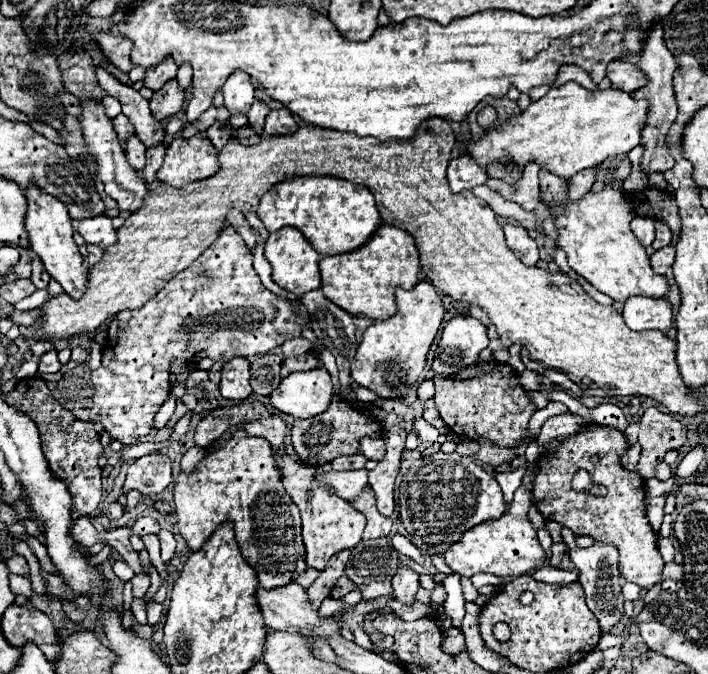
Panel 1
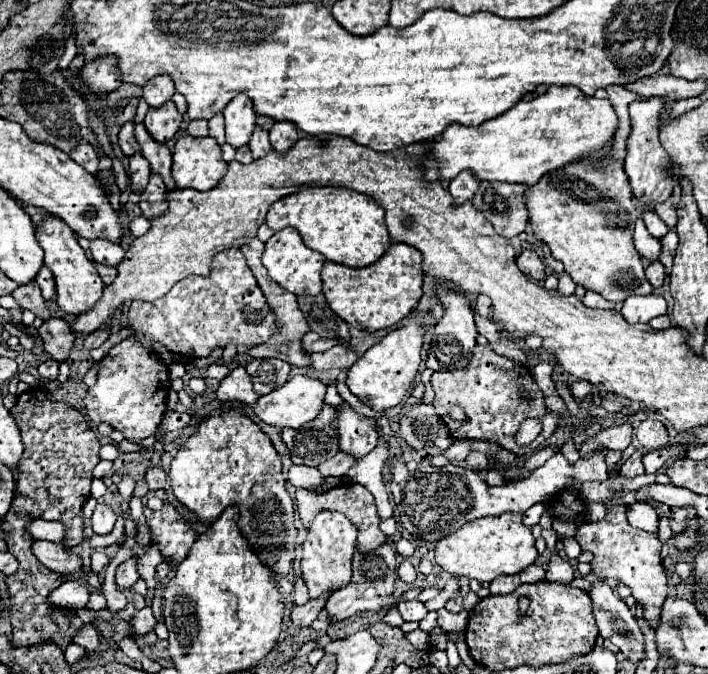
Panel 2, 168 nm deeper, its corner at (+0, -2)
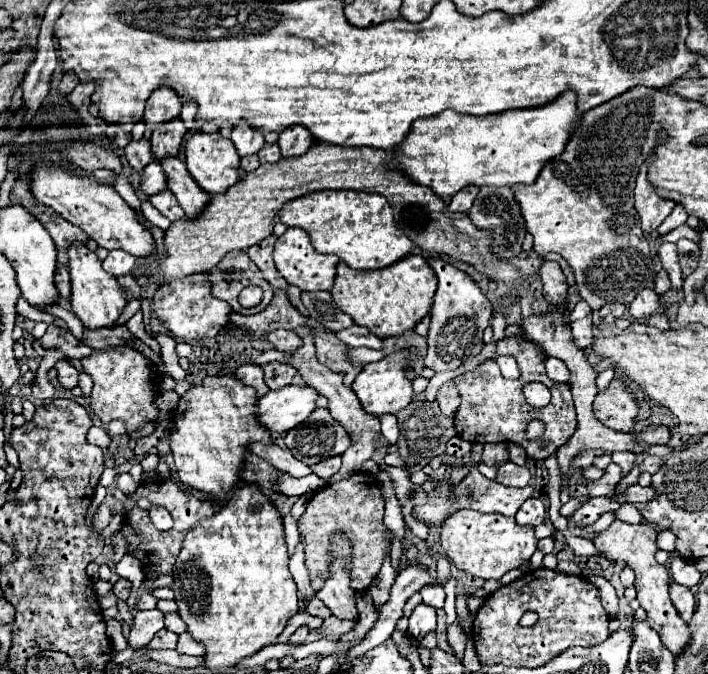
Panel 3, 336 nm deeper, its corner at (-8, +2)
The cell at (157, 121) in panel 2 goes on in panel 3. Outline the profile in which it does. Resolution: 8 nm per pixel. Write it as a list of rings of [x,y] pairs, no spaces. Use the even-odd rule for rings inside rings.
[[[179,118],[177,120],[171,120],[171,122],[165,122],[165,124],[159,124],[153,130],[153,136],[151,136],[151,152],[153,152],[153,158],[157,162],[161,162],[163,158],[177,156],[185,132],[187,130],[185,130],[185,126],[183,126],[183,122]]]

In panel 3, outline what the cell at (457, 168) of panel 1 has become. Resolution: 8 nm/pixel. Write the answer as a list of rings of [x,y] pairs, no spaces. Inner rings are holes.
[[[475,186],[459,190],[459,192],[451,198],[451,202],[449,202],[449,210],[451,210],[451,212],[467,212],[467,210],[471,208],[471,204],[473,204],[477,192],[479,192],[479,188],[475,188]]]

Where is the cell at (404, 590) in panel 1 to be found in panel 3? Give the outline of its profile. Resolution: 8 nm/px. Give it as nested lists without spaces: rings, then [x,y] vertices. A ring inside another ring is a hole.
[[[419,604],[413,614],[409,616],[409,634],[415,640],[421,640],[425,634],[435,632],[437,622],[435,622],[435,608],[427,606],[427,604]]]

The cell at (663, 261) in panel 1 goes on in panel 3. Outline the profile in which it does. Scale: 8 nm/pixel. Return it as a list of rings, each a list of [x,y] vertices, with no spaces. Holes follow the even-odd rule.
[[[661,270],[661,272],[657,274],[657,278],[655,278],[655,292],[657,292],[659,296],[663,296],[663,294],[665,294],[669,288],[671,288],[669,274],[667,274],[665,270]]]

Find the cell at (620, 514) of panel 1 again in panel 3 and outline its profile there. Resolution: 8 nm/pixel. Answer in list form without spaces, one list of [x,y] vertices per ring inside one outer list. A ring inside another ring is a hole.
[[[615,520],[605,532],[601,532],[595,538],[593,544],[597,546],[597,550],[601,550],[607,556],[607,560],[625,562],[635,570],[637,600],[639,600],[641,608],[647,612],[649,626],[661,636],[661,642],[665,644],[665,648],[673,656],[679,656],[679,654],[683,654],[683,650],[691,642],[691,630],[689,630],[687,622],[683,622],[683,618],[679,618],[679,614],[677,614],[677,610],[669,598],[669,572],[653,556],[657,552],[655,536],[657,536],[657,530],[651,524],[633,526],[633,524],[625,524],[621,520]]]

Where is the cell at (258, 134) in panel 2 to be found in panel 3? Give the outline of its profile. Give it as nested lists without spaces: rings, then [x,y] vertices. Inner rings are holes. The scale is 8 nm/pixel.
[[[267,144],[267,146],[265,146],[257,156],[259,156],[261,164],[265,164],[265,162],[279,162],[279,160],[281,160],[279,146],[275,146],[275,144],[273,144],[273,146],[269,146],[269,144]]]

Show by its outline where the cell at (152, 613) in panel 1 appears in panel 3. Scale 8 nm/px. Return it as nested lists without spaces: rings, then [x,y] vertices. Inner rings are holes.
[[[159,630],[155,636],[153,636],[153,640],[151,640],[151,644],[149,644],[149,648],[151,650],[163,650],[163,648],[175,648],[177,646],[177,634],[175,632],[169,632],[169,630]]]

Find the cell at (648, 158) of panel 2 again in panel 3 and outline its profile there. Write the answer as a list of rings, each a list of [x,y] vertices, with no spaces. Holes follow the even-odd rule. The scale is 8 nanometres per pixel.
[[[649,156],[647,162],[641,166],[641,172],[637,176],[637,186],[635,186],[635,210],[639,214],[641,220],[641,228],[643,232],[653,232],[659,228],[659,224],[671,214],[671,210],[675,208],[675,202],[671,200],[663,200],[655,194],[655,188],[651,186],[651,182],[647,180],[647,166],[653,162],[653,158]]]

